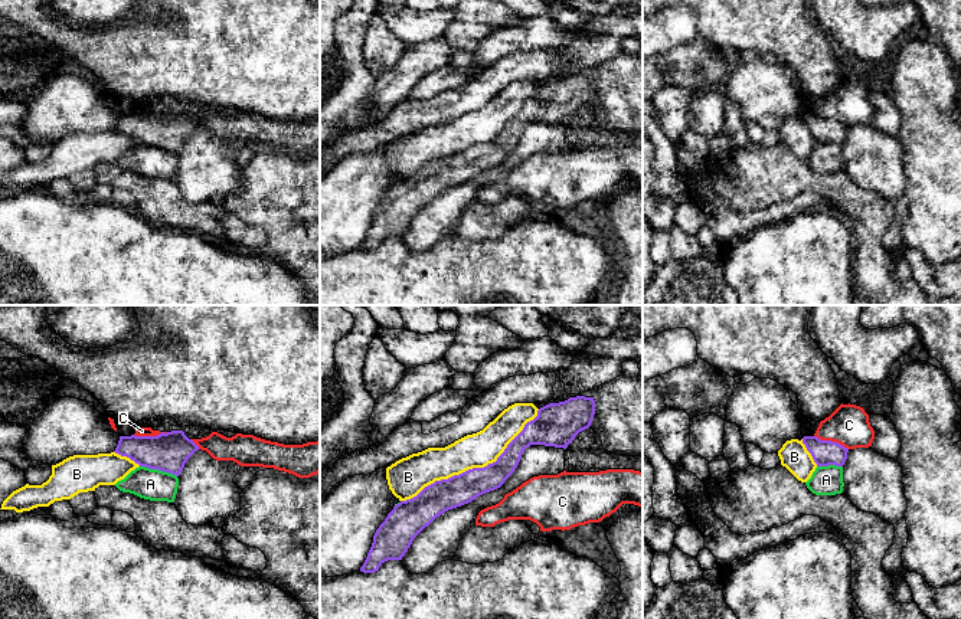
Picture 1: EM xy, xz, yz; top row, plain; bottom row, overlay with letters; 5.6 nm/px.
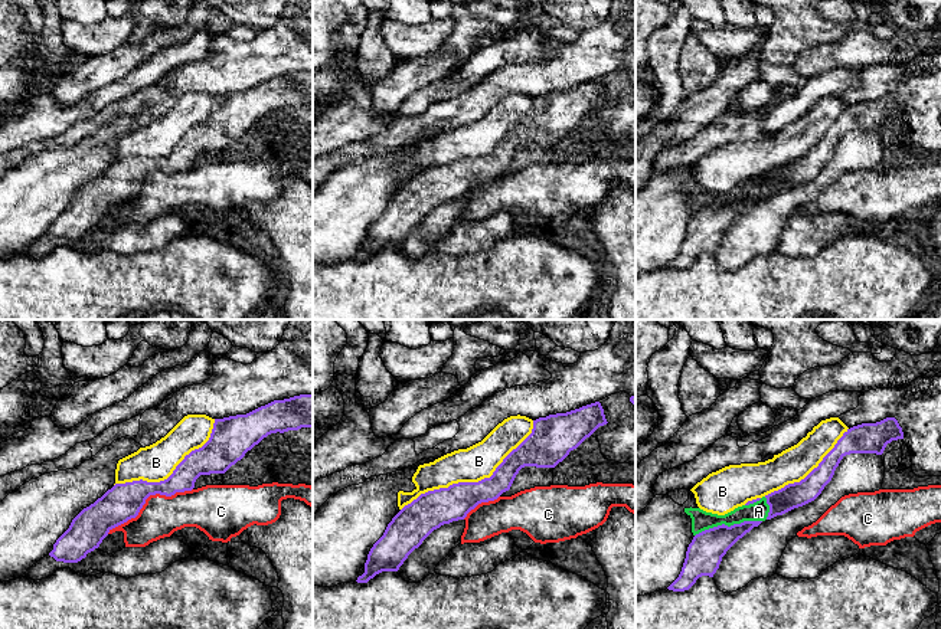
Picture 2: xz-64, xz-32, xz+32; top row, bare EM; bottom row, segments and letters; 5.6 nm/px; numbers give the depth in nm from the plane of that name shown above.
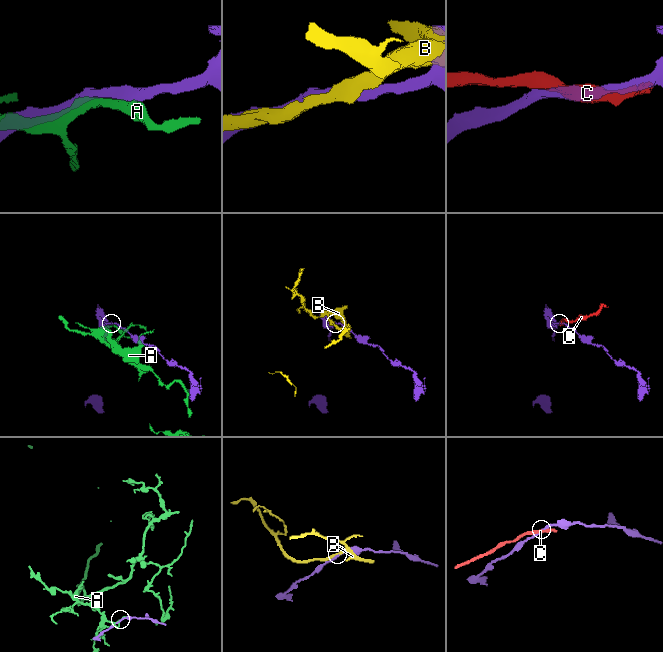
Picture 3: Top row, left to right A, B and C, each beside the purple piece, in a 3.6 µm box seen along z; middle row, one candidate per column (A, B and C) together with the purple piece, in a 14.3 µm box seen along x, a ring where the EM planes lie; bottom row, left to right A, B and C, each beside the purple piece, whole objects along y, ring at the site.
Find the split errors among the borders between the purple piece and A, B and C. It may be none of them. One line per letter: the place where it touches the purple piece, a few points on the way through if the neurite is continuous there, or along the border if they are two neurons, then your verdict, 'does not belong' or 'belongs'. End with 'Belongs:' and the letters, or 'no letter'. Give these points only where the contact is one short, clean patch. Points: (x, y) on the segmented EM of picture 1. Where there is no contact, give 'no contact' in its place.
A: contact xy (159, 470); does not belong
B: contact xz (474, 468); does not belong
C: contact yz (830, 441); does not belong
Belongs: no letter

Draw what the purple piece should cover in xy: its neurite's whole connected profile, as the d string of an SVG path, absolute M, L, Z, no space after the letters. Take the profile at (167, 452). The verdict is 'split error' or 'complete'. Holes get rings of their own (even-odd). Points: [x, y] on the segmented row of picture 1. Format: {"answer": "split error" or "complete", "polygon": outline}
{"answer": "complete", "polygon": "M171 430L157 436L120 436L114 452L130 458L140 466L179 476L196 451L199 446L183 430Z"}

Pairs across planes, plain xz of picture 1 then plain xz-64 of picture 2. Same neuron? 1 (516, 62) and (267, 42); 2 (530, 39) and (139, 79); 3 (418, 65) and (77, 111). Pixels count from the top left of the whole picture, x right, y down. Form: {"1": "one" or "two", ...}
{"1": "one", "2": "one", "3": "two"}

